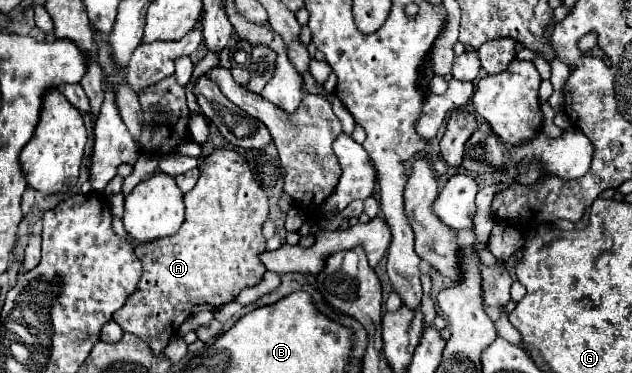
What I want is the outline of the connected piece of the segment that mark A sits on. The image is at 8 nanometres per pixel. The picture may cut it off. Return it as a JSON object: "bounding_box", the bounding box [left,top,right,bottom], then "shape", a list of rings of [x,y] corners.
{"bounding_box":[112,150,268,354],"shape":[[[216,150],[208,158],[204,158],[198,170],[200,178],[196,186],[188,194],[184,194],[186,218],[180,230],[174,236],[134,248],[134,254],[144,266],[144,274],[138,282],[138,290],[118,312],[114,312],[112,318],[124,332],[142,338],[154,354],[160,354],[168,346],[168,342],[176,336],[176,330],[188,316],[202,310],[216,310],[218,306],[232,302],[238,292],[248,286],[256,286],[266,272],[258,256],[264,252],[266,246],[262,224],[268,218],[268,196],[256,184],[250,166],[240,154],[232,150]]]}

